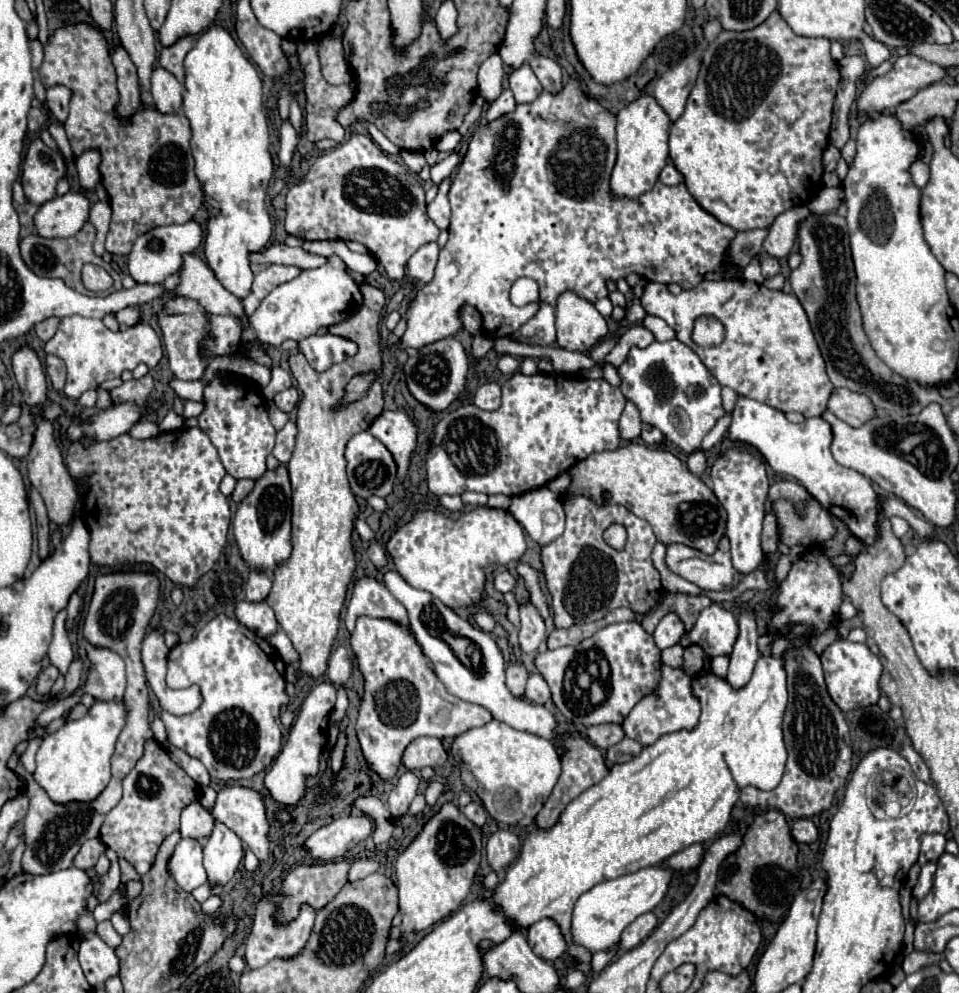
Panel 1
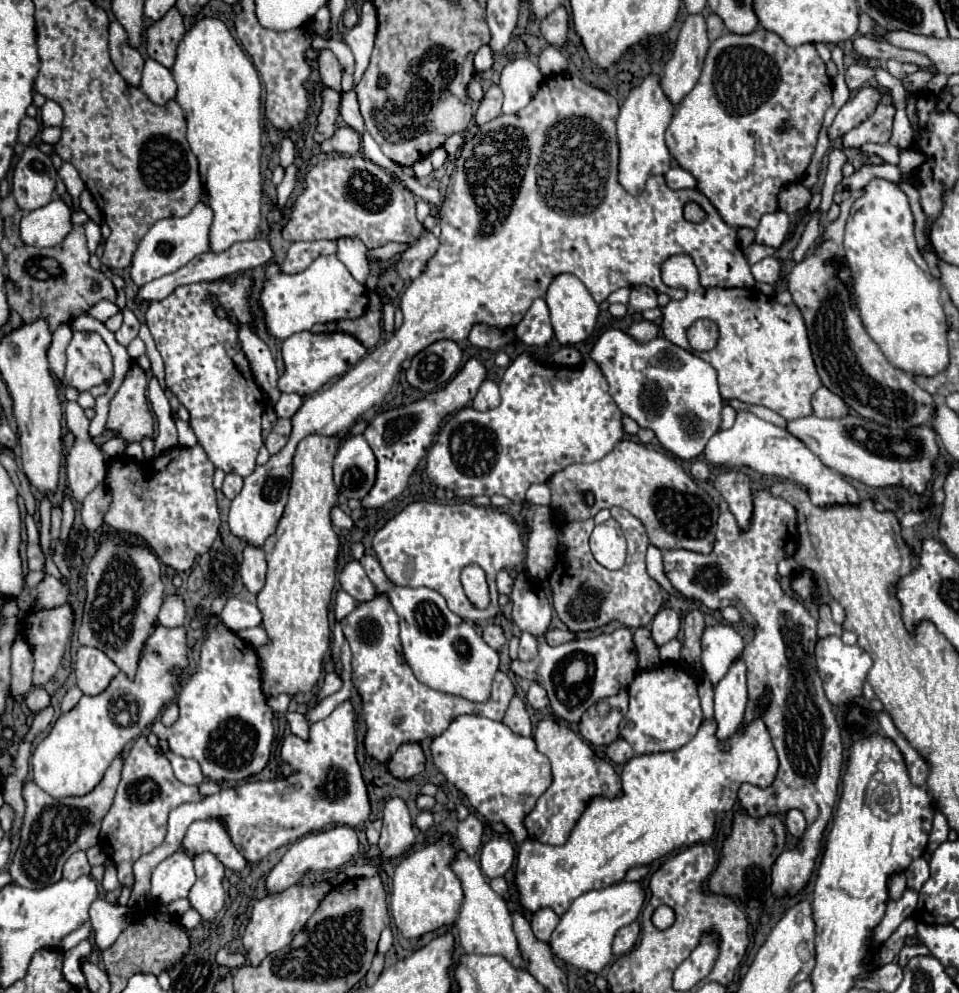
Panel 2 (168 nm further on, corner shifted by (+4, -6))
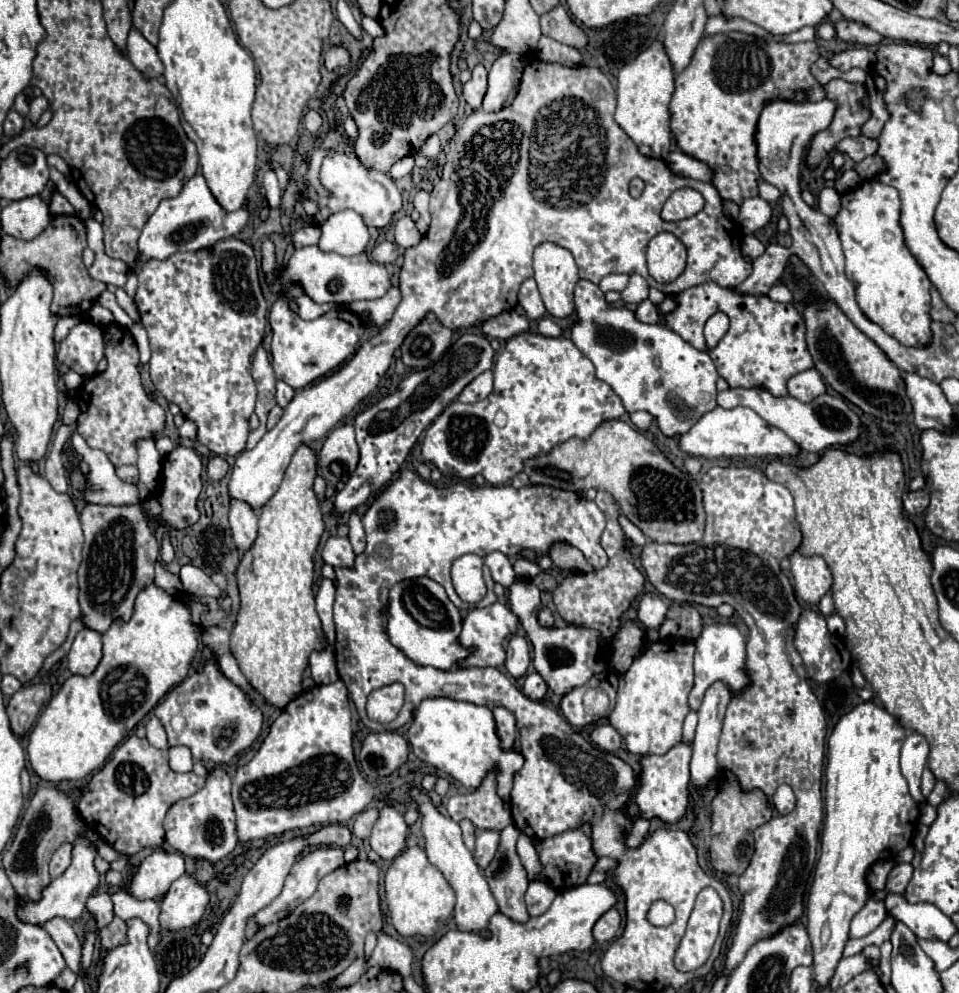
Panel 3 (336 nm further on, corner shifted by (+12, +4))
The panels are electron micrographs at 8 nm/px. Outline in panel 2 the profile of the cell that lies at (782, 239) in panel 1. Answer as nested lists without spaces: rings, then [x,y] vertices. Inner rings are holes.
[[[778,210],[776,214],[764,214],[754,232],[758,244],[780,248],[790,234],[790,218],[782,210]]]

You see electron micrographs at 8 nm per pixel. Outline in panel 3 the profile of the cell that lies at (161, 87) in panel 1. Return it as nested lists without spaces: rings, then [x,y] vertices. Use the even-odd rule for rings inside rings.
[[[132,28],[132,32],[128,34],[126,52],[128,52],[128,58],[134,64],[134,68],[138,72],[142,72],[142,76],[146,80],[154,80],[154,78],[162,76],[164,64],[158,58],[156,48],[136,28]]]

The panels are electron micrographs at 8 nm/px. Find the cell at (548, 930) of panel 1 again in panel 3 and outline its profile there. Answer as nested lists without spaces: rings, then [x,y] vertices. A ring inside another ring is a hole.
[[[532,880],[526,892],[526,904],[528,904],[528,914],[534,916],[542,916],[542,912],[546,912],[550,908],[550,904],[554,902],[554,896],[558,892],[554,888],[550,888],[544,882]]]

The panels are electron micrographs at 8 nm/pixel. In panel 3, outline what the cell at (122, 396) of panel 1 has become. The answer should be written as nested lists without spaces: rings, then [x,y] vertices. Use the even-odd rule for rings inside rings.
[[[112,322],[108,326],[110,334],[112,334],[112,340],[108,342],[106,346],[106,358],[108,358],[108,368],[100,374],[94,374],[92,378],[88,378],[74,394],[74,400],[76,404],[80,406],[80,418],[78,418],[78,434],[88,442],[90,448],[98,448],[102,452],[106,452],[106,456],[110,458],[110,462],[114,466],[122,466],[122,464],[136,464],[136,446],[134,442],[138,438],[154,438],[156,432],[162,432],[164,430],[164,422],[166,422],[166,416],[164,416],[164,408],[152,400],[144,386],[142,386],[142,380],[140,380],[140,362],[138,362],[138,346],[130,334],[128,328]]]

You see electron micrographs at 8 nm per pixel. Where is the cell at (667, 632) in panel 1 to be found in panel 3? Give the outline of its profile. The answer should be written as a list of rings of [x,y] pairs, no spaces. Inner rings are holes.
[[[642,594],[638,602],[638,620],[644,624],[644,628],[658,630],[666,618],[666,610],[668,606],[658,594]]]

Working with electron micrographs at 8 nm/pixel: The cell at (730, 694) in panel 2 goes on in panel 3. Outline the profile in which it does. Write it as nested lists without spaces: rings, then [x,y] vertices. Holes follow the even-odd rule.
[[[716,680],[704,694],[702,706],[698,710],[698,728],[692,742],[694,754],[690,762],[690,774],[694,786],[704,786],[712,776],[718,774],[716,746],[730,700],[732,688],[722,680]]]

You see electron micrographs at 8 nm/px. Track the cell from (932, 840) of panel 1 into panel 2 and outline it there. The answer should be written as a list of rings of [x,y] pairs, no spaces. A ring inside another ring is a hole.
[[[916,858],[912,864],[910,864],[910,872],[912,872],[912,880],[908,882],[908,888],[910,890],[920,890],[922,884],[926,882],[926,878],[930,876],[930,870],[928,870],[928,862],[924,858]]]

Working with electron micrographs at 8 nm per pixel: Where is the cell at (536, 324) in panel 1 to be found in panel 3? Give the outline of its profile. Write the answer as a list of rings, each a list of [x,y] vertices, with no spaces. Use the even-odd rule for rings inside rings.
[[[528,278],[528,280],[522,284],[520,294],[518,294],[518,304],[524,308],[528,320],[540,320],[540,318],[546,316],[544,302],[542,302],[540,292],[538,292],[538,288],[536,288],[536,282],[534,282],[532,278]]]

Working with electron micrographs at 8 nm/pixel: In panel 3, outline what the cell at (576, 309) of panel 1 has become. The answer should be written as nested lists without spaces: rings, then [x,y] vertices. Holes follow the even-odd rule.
[[[552,242],[540,244],[534,250],[534,280],[538,284],[538,290],[542,294],[544,306],[550,316],[554,318],[566,318],[574,312],[574,284],[580,280],[578,278],[578,268],[572,258],[572,254]]]

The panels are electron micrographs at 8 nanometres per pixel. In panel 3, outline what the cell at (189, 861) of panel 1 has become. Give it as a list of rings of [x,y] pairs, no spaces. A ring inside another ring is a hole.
[[[152,852],[140,862],[140,870],[130,882],[130,894],[138,900],[164,896],[170,884],[184,872],[186,864],[178,852]]]

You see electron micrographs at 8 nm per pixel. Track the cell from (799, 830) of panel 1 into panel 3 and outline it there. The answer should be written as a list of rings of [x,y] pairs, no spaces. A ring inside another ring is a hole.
[[[788,784],[778,786],[776,794],[772,796],[772,802],[774,802],[774,808],[778,810],[778,814],[780,814],[780,816],[790,814],[790,812],[794,810],[794,806],[796,806],[796,798],[794,798],[792,788],[790,788]]]

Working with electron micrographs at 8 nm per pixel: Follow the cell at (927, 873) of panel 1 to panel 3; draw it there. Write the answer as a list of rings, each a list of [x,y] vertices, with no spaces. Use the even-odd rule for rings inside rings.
[[[868,900],[866,906],[852,918],[850,924],[850,938],[862,938],[876,930],[884,918],[886,918],[886,906],[884,900]]]

